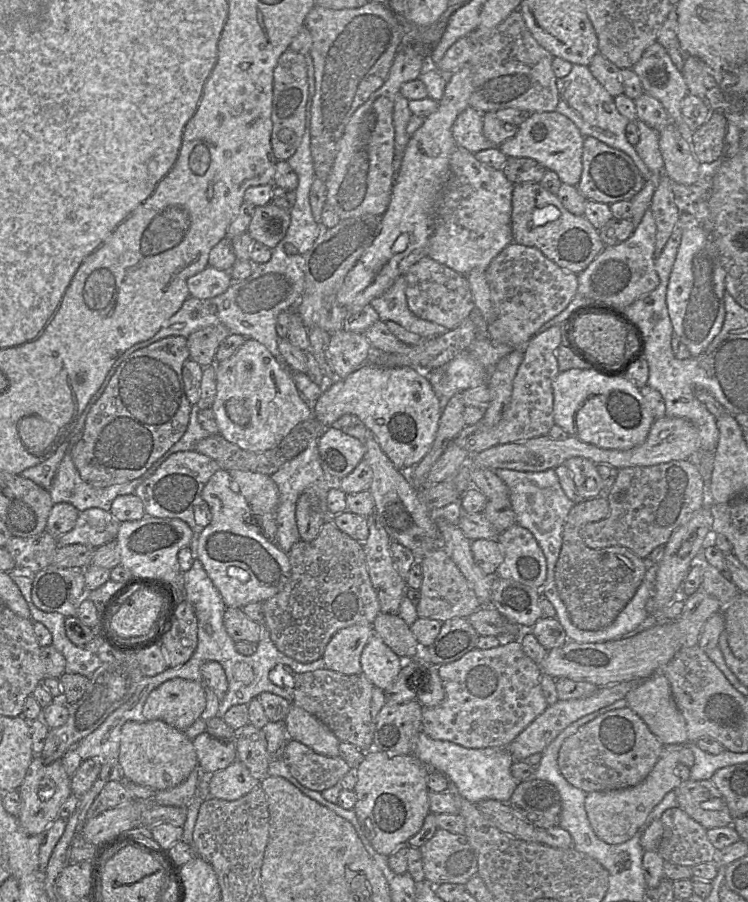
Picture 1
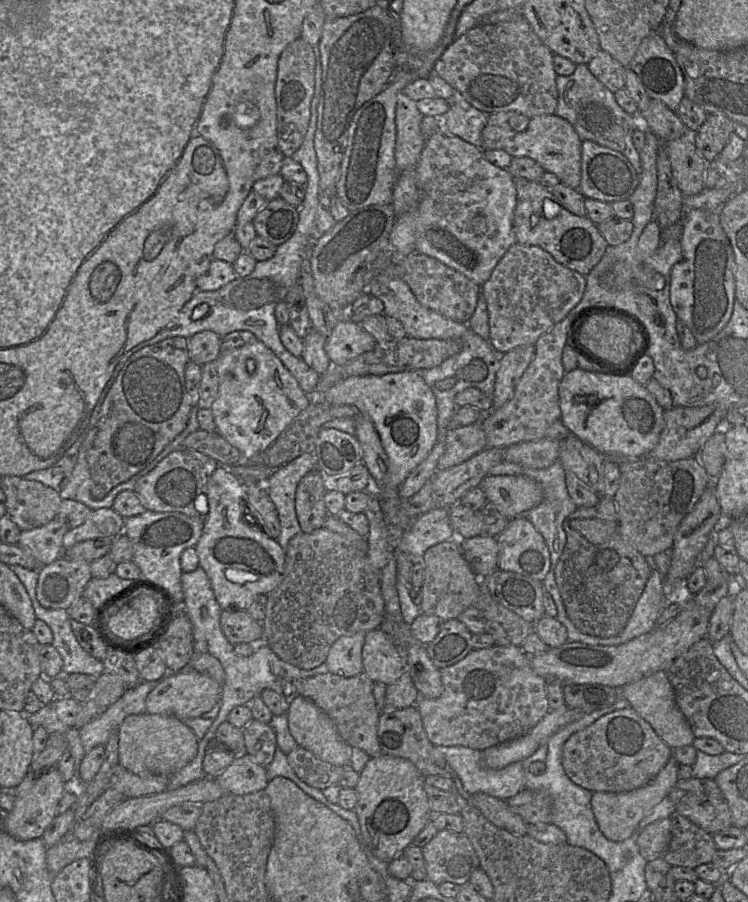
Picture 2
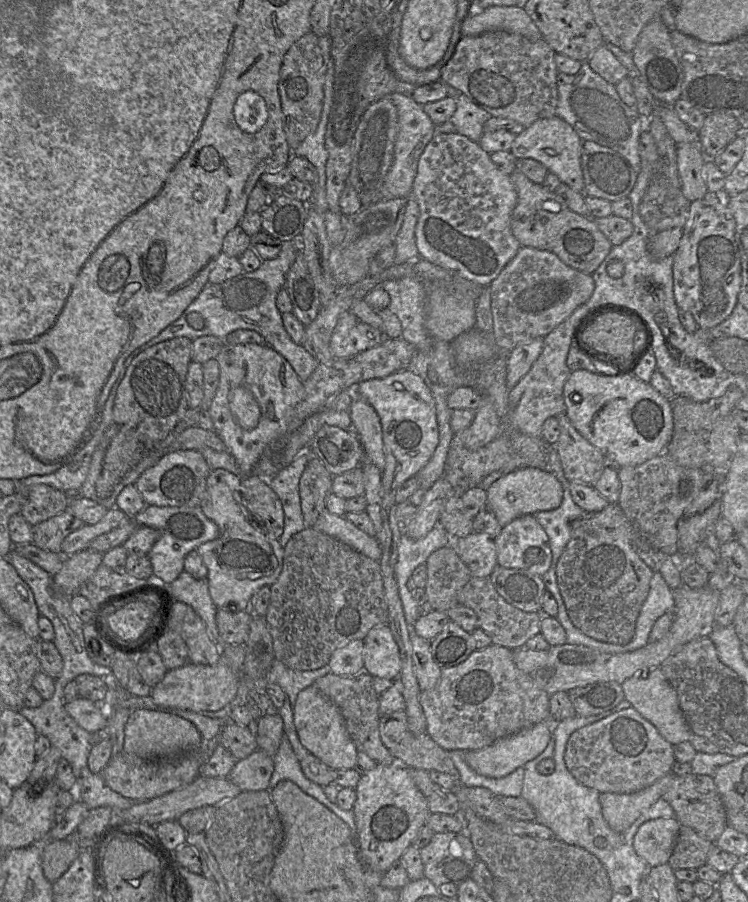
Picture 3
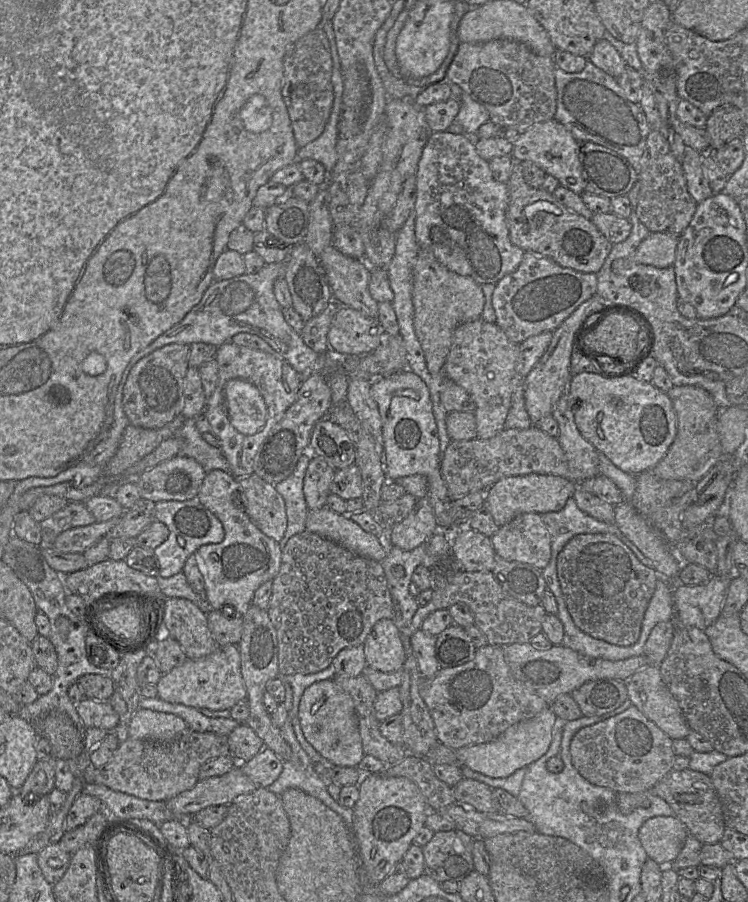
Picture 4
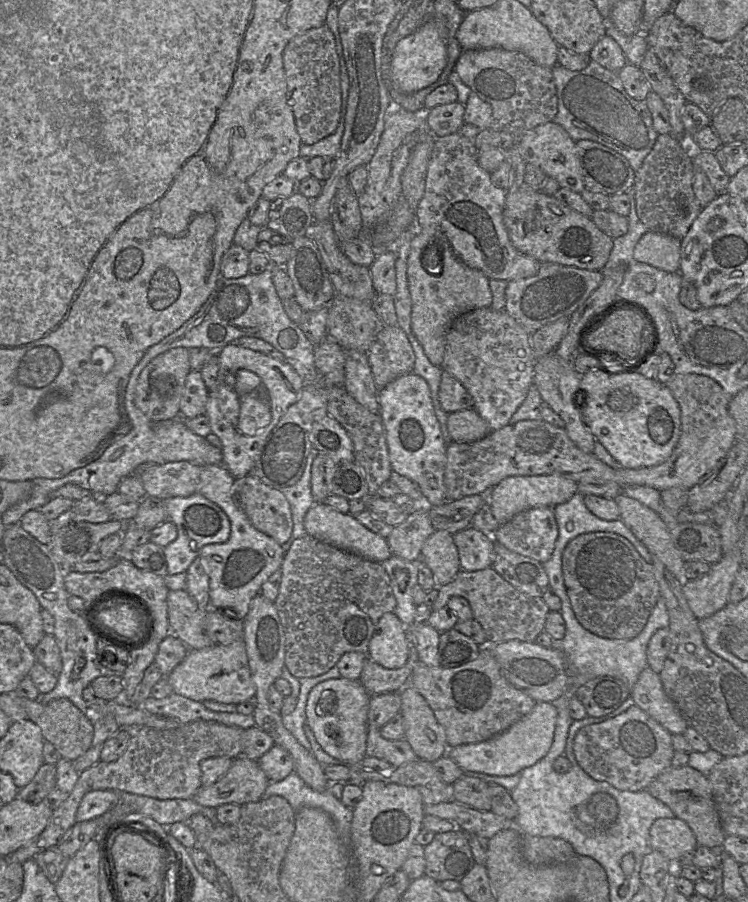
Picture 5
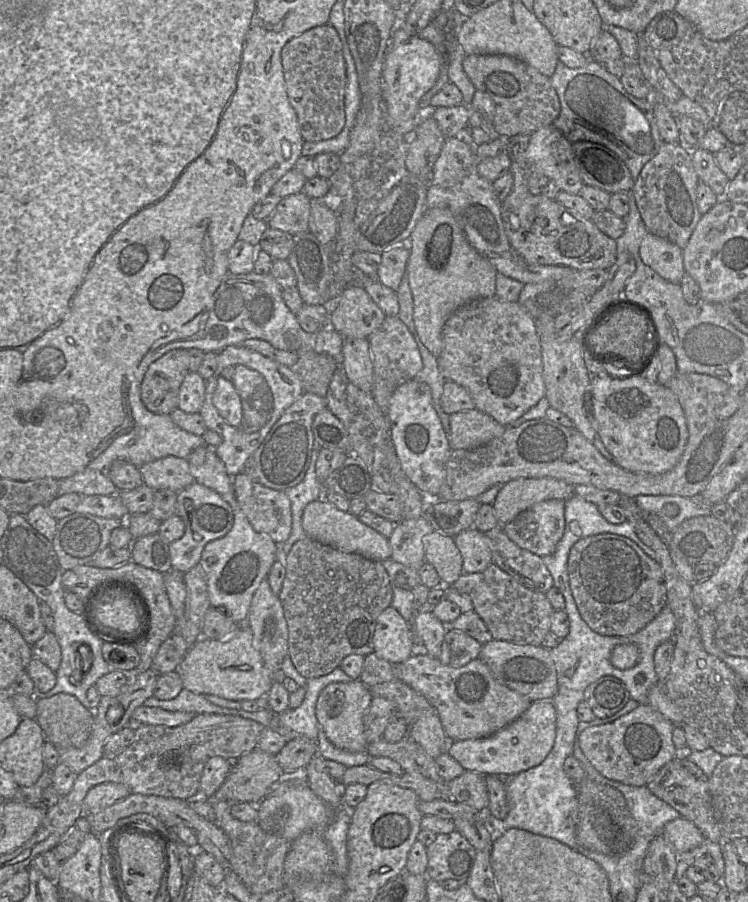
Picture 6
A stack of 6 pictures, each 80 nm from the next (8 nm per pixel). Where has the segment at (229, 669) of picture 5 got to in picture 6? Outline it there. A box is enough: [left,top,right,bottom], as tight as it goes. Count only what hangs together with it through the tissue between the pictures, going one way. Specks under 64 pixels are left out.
[176,624,276,702]

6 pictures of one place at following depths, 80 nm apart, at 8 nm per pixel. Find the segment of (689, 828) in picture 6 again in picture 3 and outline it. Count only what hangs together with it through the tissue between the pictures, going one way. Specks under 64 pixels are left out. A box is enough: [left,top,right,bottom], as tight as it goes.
[634,817,681,867]

